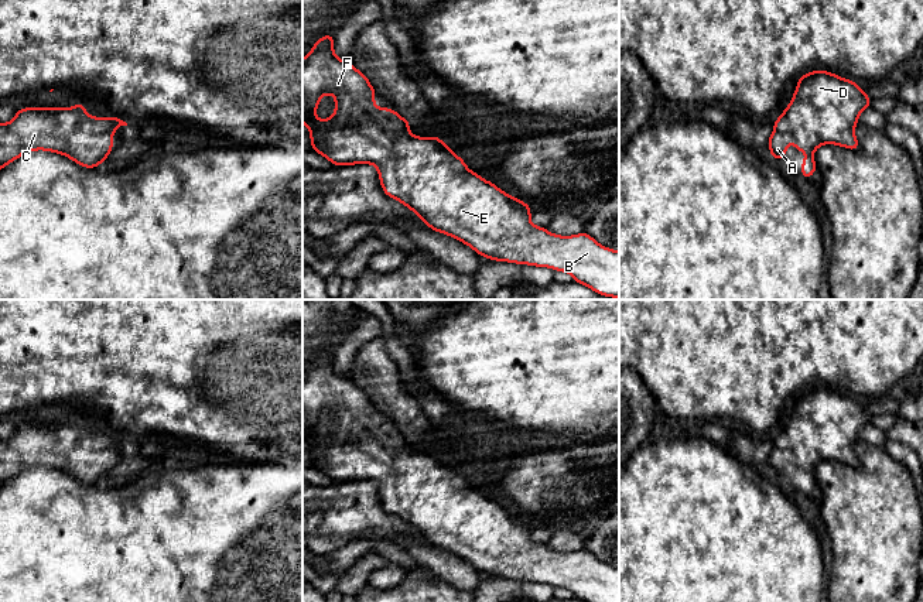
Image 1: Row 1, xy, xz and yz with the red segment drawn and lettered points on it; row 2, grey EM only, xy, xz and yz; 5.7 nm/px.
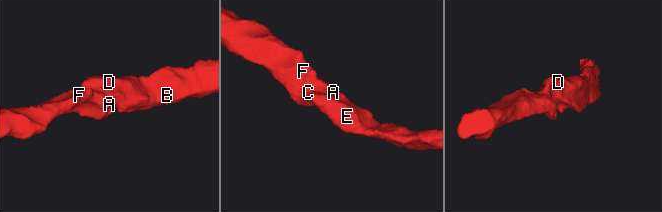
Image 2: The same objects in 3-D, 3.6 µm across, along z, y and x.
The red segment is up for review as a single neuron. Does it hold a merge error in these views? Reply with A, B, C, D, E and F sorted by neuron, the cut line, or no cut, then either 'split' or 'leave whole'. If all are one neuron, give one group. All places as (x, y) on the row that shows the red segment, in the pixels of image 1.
A B C D E F; no cut; leave whole

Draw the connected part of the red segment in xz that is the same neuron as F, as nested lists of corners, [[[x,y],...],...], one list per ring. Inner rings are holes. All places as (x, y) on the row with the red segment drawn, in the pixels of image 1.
[[[327,34],[315,41],[311,52],[302,58],[302,123],[310,130],[311,150],[317,151],[335,167],[372,164],[377,168],[382,191],[411,209],[430,229],[448,235],[474,249],[488,260],[550,267],[574,277],[575,283],[589,287],[594,293],[619,298],[619,250],[599,244],[588,233],[560,236],[546,228],[530,222],[531,206],[519,198],[513,198],[492,181],[485,181],[472,172],[465,161],[451,147],[440,140],[440,136],[413,136],[410,122],[390,107],[379,109],[375,105],[375,88],[368,76],[351,62],[339,59],[334,52],[334,34]],[[325,93],[335,98],[335,112],[329,119],[317,119],[315,110]]]

